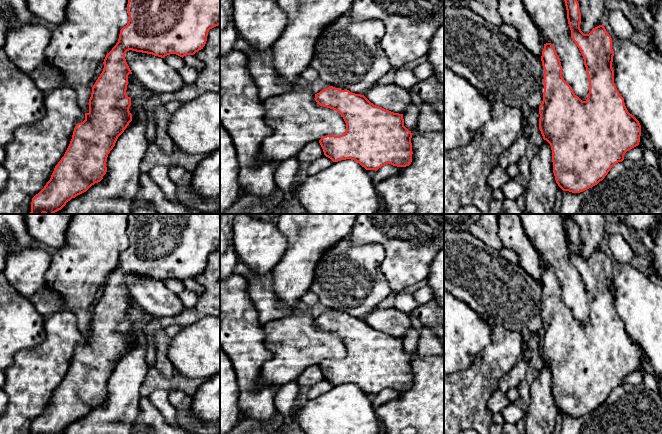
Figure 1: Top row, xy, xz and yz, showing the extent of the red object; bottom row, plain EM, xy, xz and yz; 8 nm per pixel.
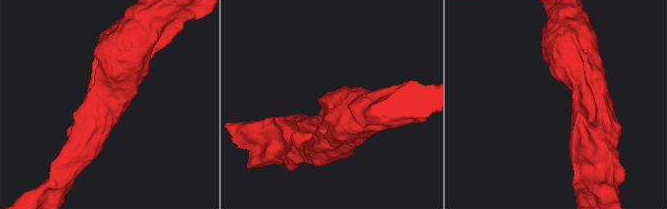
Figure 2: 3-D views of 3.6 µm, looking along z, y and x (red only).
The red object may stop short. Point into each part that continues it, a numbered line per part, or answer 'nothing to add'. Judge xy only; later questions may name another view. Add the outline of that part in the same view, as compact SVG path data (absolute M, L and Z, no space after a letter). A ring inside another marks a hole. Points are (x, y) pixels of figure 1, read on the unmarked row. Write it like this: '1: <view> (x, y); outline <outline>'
nothing to add

